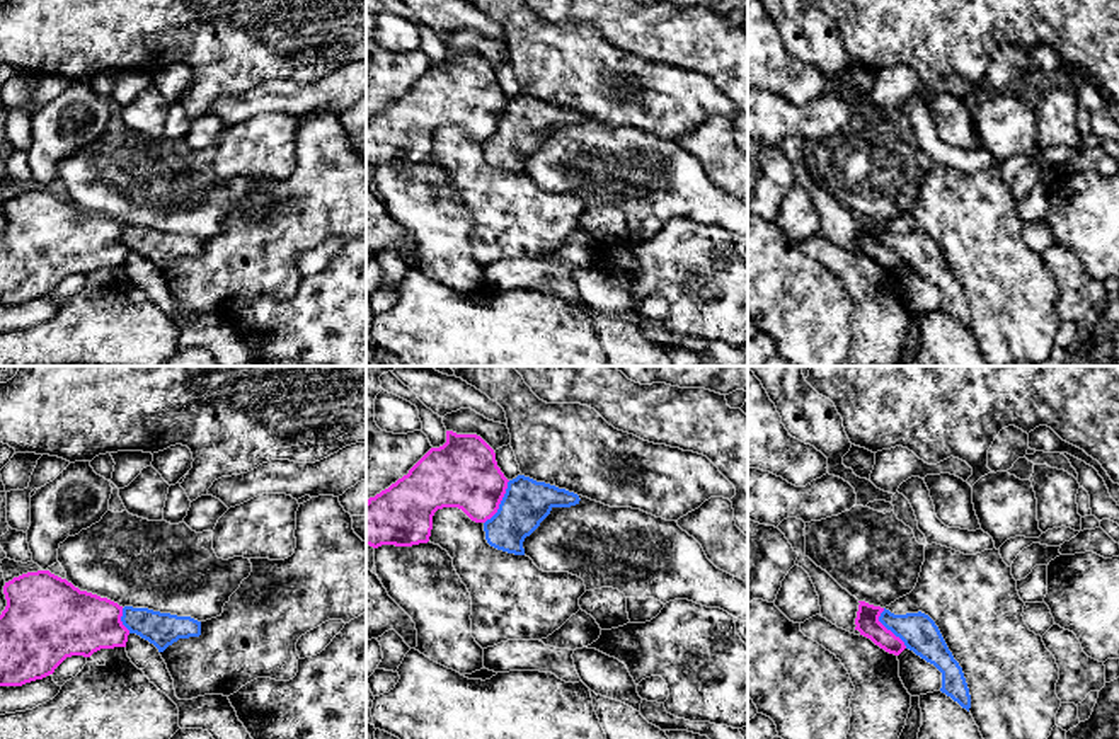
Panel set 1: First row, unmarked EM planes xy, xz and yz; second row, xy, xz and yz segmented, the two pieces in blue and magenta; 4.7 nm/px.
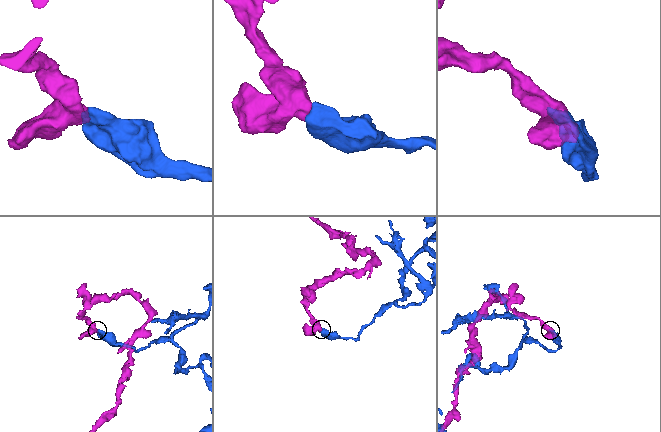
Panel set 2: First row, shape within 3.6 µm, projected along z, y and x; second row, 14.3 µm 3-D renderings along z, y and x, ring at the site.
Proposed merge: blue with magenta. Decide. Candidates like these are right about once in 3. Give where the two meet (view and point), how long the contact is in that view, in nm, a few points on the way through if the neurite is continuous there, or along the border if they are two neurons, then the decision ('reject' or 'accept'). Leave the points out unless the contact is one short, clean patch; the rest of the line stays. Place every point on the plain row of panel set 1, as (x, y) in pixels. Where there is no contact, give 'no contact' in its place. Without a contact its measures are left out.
meets blue in xz at (501, 121); contact 240 nm long; border along xz (510, 99), (499, 126), (484, 142); reject

